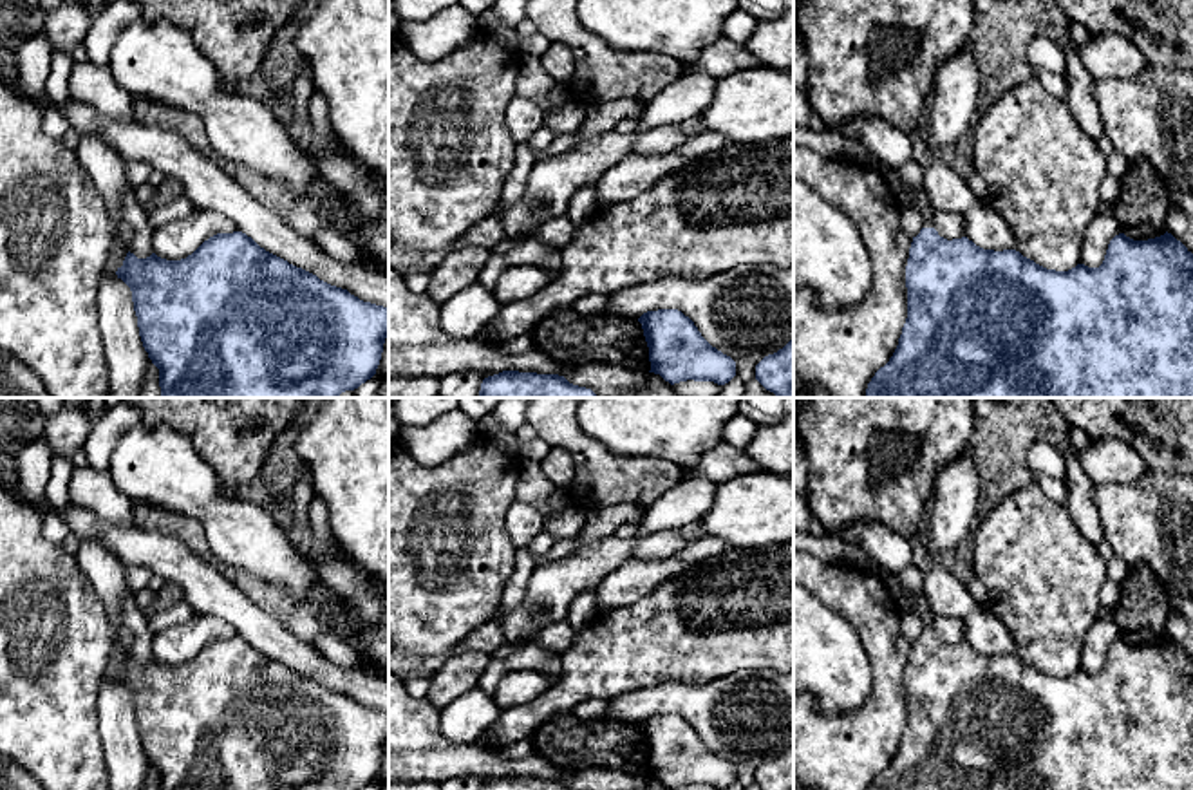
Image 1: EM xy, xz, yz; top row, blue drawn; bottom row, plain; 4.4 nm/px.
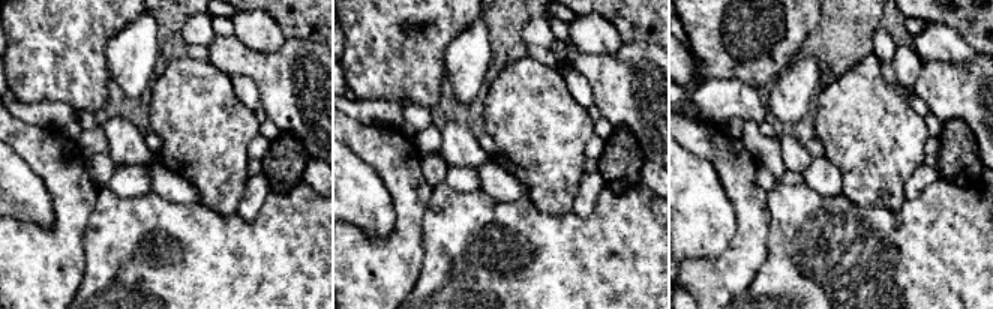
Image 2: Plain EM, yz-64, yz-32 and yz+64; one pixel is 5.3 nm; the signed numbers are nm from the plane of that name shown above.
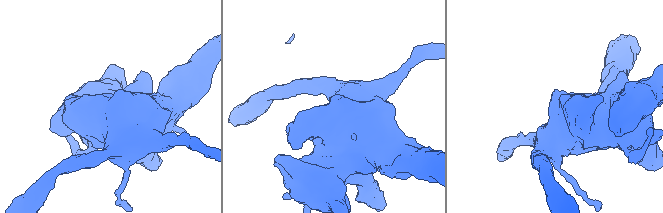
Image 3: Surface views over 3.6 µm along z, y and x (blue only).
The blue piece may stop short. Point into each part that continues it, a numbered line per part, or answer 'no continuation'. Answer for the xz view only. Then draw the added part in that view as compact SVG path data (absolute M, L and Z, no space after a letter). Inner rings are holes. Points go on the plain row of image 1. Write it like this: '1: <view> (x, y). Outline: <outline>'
no continuation

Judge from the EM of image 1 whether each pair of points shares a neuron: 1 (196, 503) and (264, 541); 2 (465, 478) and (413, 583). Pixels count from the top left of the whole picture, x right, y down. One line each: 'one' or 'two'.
1: one
2: one

